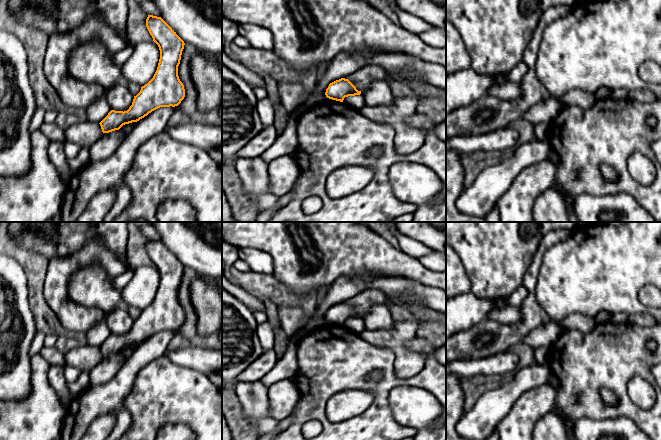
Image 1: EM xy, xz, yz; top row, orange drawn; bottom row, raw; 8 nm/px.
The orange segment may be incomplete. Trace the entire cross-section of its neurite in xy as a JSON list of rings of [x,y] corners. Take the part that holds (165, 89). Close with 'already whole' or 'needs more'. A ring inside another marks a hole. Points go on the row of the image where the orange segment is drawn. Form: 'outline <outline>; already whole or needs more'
outline [[[148,15],[146,27],[160,50],[153,78],[141,87],[127,111],[111,110],[100,123],[84,121],[68,127],[64,131],[67,142],[89,149],[104,133],[137,122],[160,107],[178,106],[184,99],[184,85],[178,76],[184,41],[161,17]]]; needs more

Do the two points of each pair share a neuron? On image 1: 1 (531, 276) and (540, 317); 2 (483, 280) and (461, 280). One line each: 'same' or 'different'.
1: same
2: different

